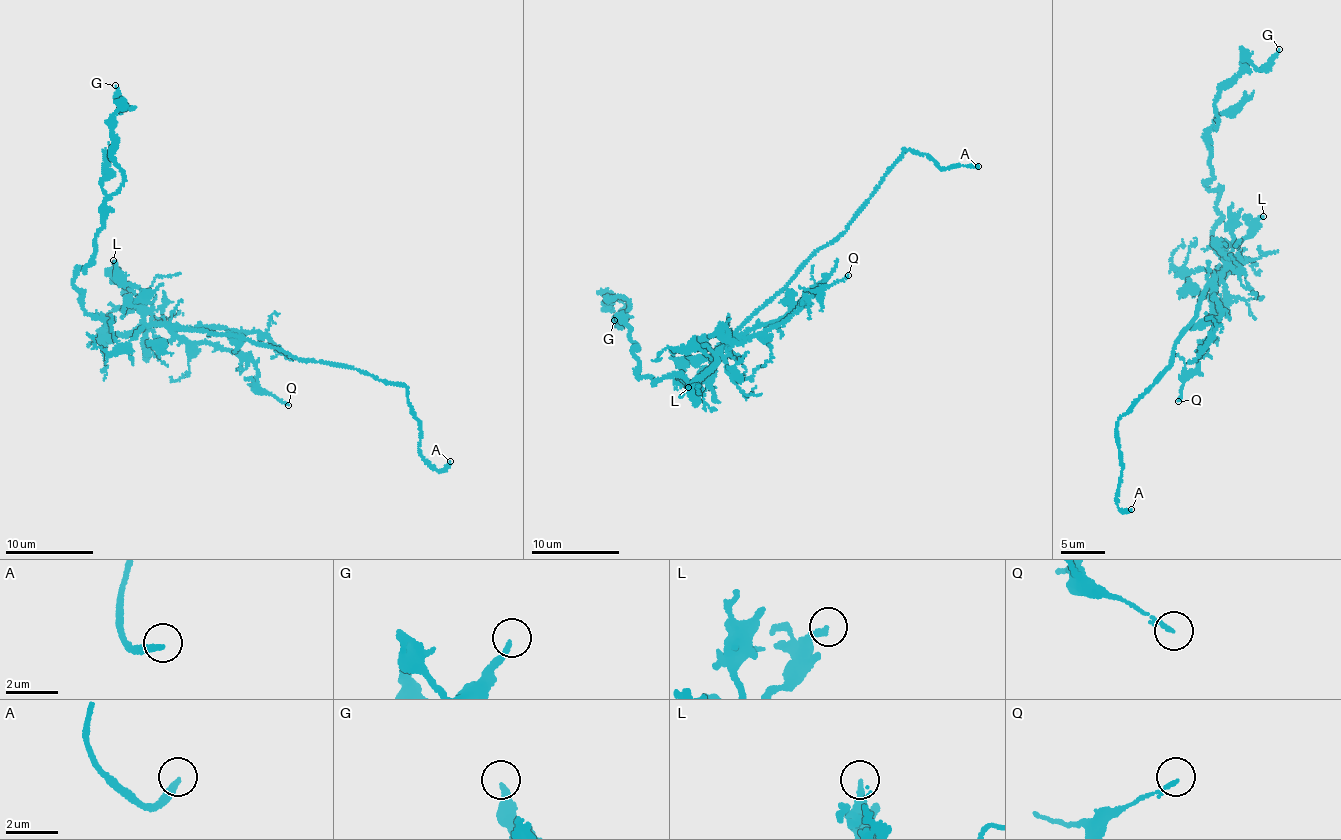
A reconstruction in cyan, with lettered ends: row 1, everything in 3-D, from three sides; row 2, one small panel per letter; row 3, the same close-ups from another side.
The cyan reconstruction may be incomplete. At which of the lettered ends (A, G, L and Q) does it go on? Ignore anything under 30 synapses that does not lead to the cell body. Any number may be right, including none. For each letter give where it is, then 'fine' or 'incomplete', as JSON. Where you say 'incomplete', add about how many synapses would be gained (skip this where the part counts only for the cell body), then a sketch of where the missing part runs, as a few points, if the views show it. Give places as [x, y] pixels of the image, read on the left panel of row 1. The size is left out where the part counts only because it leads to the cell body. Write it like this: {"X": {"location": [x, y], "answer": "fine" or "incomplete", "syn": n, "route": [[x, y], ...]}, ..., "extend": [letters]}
{"A": {"location": [450, 461], "answer": "incomplete", "route": [[450, 461], [466, 443], [481, 435], [486, 428], [490, 414], [483, 392]]}, "G": {"location": [115, 85], "answer": "fine"}, "L": {"location": [113, 260], "answer": "fine"}, "Q": {"location": [288, 405], "answer": "fine"}, "extend": ["A"]}

